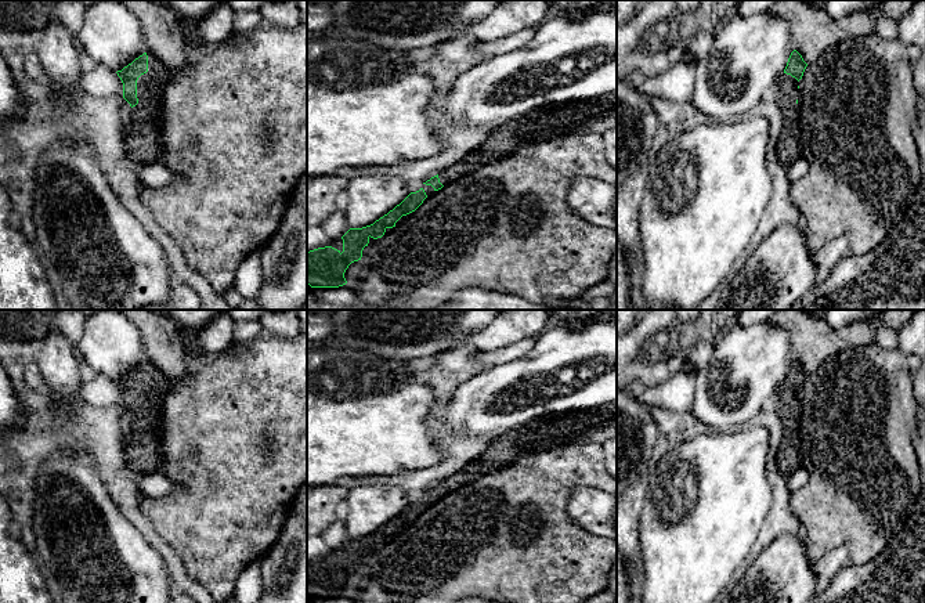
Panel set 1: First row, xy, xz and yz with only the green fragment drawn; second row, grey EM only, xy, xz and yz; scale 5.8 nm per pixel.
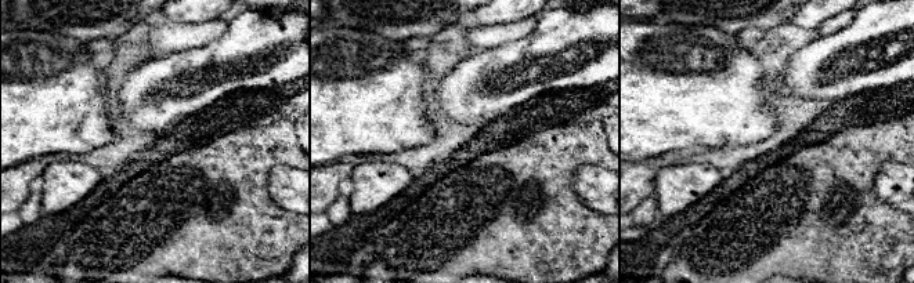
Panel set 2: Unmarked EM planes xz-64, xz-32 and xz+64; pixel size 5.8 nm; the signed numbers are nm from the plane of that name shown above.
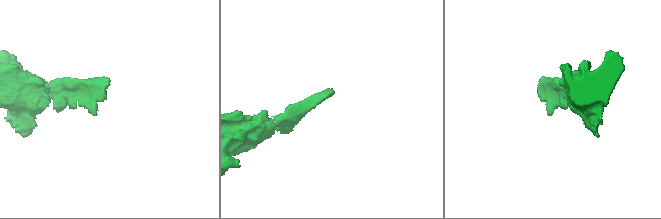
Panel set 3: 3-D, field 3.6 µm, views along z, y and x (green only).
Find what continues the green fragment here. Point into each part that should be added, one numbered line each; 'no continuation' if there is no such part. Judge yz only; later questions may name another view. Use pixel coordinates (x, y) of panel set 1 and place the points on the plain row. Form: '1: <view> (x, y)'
1: yz (788, 461)

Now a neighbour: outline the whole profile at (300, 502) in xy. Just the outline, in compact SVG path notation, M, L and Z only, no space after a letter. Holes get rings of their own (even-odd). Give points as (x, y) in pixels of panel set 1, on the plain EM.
M307 481L303 484L296 495L295 509L300 516L307 517Z

